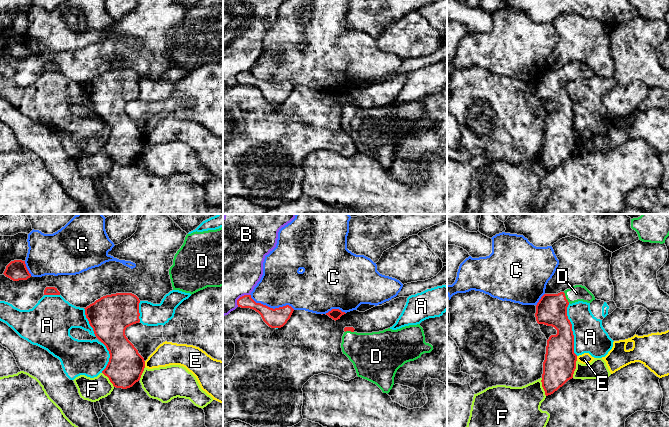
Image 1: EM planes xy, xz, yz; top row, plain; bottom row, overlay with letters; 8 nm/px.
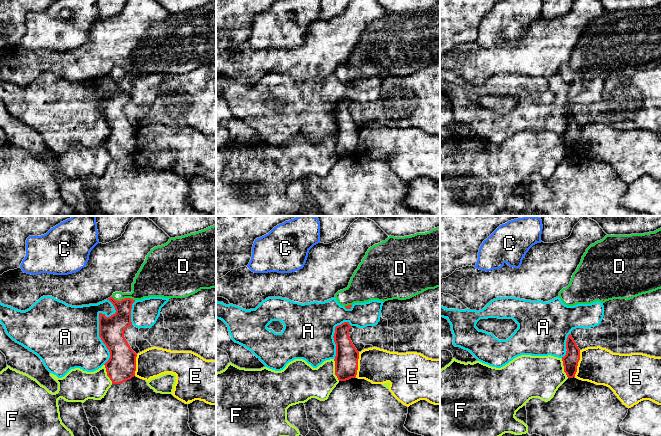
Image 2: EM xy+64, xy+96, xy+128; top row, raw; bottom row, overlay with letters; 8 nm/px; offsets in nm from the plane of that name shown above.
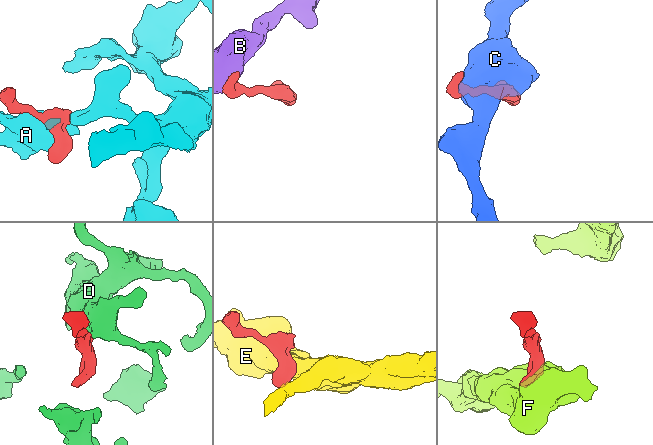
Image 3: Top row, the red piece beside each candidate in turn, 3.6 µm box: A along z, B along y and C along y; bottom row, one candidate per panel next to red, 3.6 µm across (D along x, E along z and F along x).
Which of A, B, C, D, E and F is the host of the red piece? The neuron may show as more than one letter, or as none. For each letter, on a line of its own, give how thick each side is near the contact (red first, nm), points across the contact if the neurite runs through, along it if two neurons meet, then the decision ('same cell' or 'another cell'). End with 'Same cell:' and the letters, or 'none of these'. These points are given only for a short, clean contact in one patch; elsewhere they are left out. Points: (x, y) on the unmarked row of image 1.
A: 260/260 nm | another cell
B: 100/500 nm | another cell
C: 160/340 nm | another cell
D: 260/130 nm | across yz (551, 86), (565, 73), (576, 69) | same cell
E: 280/190 nm | along xy (144, 137), (145, 142) | another cell
F: 260/150 nm | another cell
Same cell: D

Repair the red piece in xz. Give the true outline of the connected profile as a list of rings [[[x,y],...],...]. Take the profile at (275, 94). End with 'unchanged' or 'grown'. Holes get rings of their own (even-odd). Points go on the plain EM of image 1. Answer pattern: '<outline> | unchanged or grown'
[[[244,71],[237,76],[238,83],[250,84],[258,88],[263,97],[271,104],[281,104],[290,95],[294,85],[289,82],[283,82],[279,84],[270,84],[261,79],[256,79],[251,71]]] | unchanged

